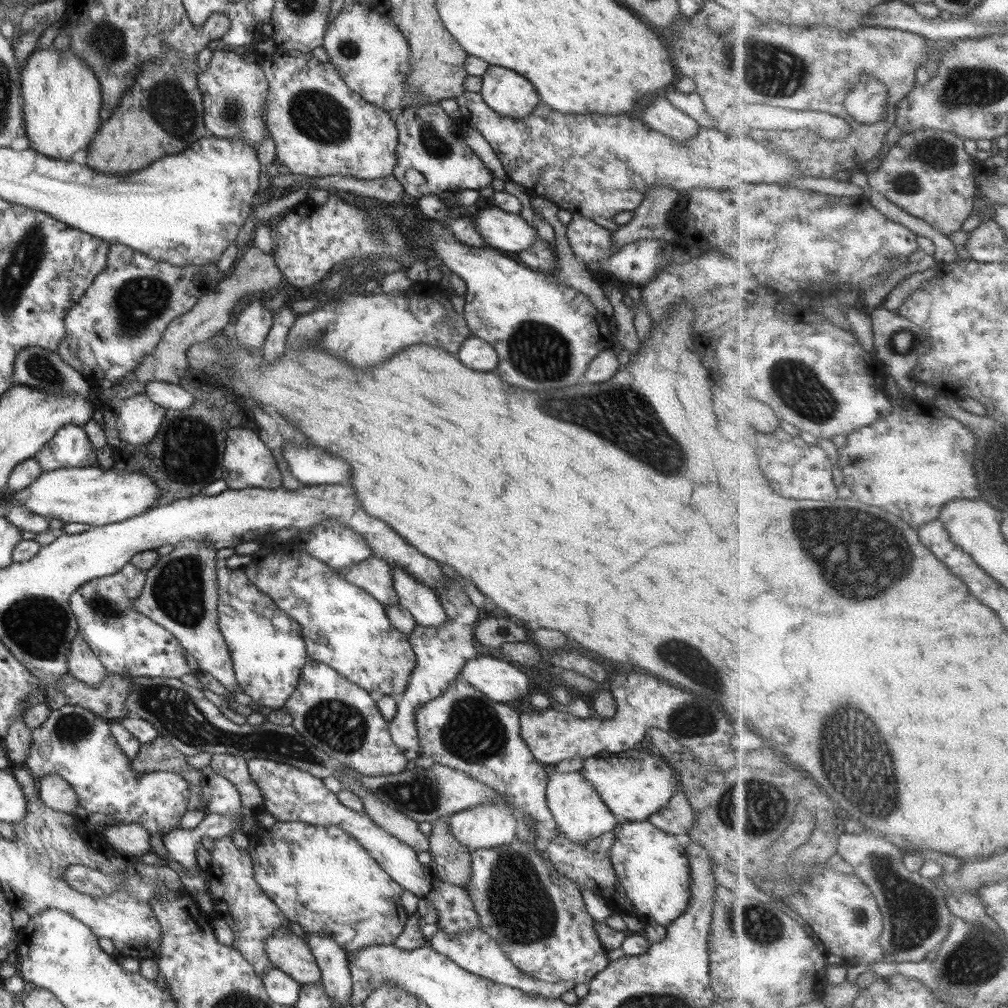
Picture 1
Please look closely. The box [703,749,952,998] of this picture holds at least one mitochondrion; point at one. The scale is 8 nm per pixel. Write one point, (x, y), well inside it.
(915, 915)

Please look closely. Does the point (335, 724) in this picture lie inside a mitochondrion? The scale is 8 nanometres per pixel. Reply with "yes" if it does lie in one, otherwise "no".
yes

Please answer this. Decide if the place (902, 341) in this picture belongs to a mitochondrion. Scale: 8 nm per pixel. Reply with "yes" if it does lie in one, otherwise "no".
yes

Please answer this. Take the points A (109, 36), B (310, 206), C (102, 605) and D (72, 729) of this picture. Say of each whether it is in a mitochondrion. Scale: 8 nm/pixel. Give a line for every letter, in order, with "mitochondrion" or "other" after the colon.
A: mitochondrion
B: other
C: mitochondrion
D: mitochondrion

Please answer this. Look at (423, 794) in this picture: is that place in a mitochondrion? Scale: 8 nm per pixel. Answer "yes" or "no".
yes

